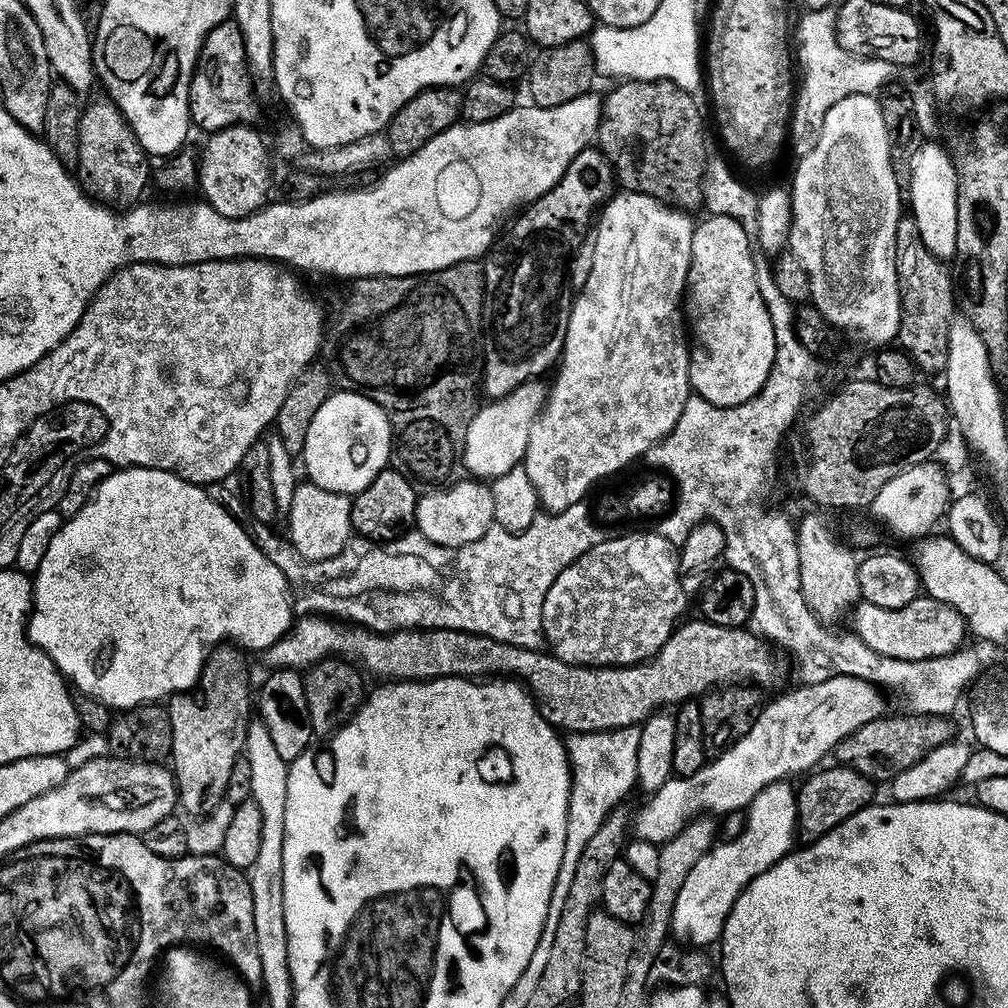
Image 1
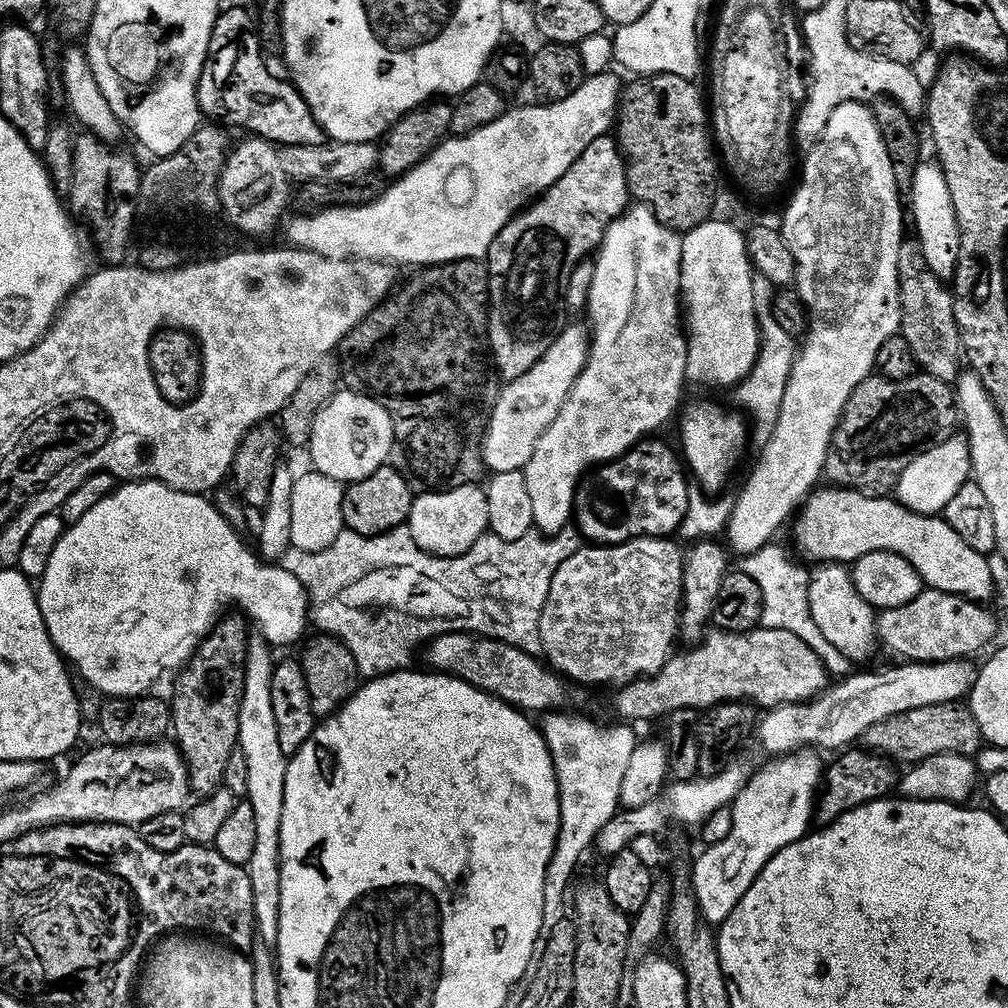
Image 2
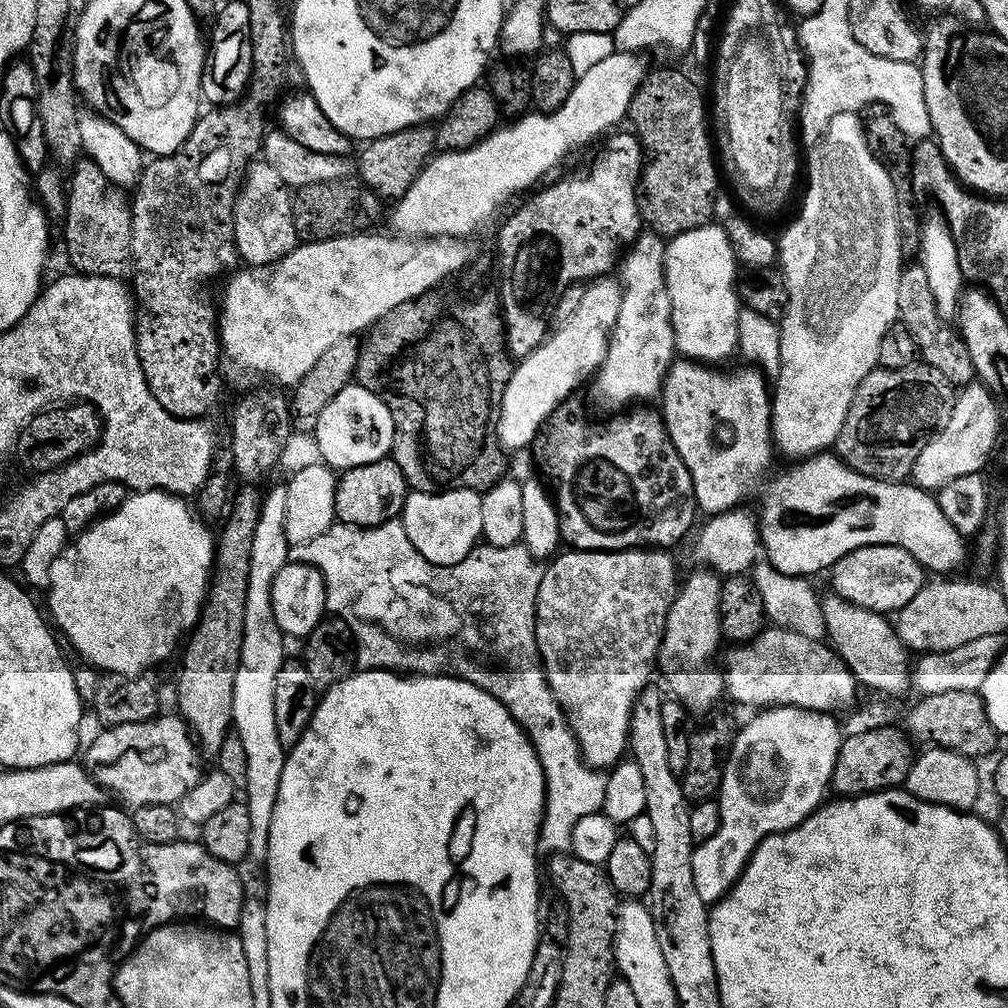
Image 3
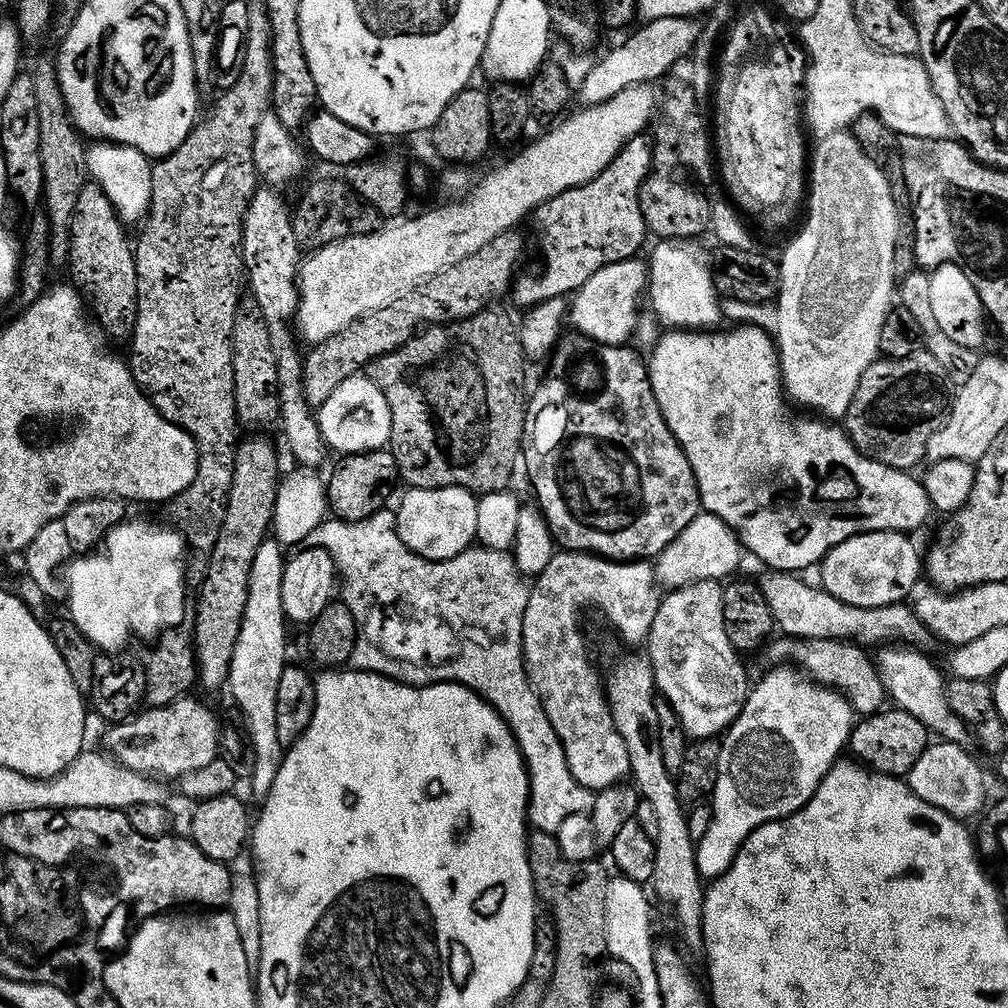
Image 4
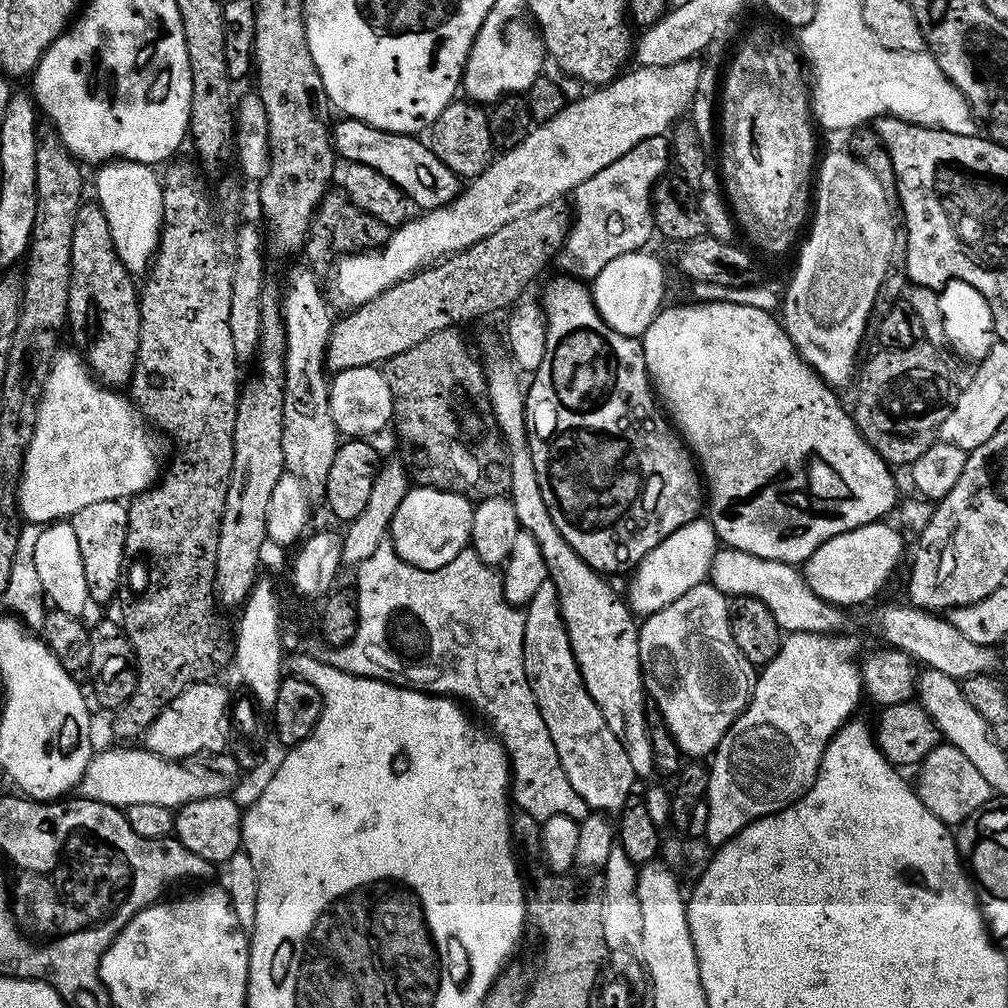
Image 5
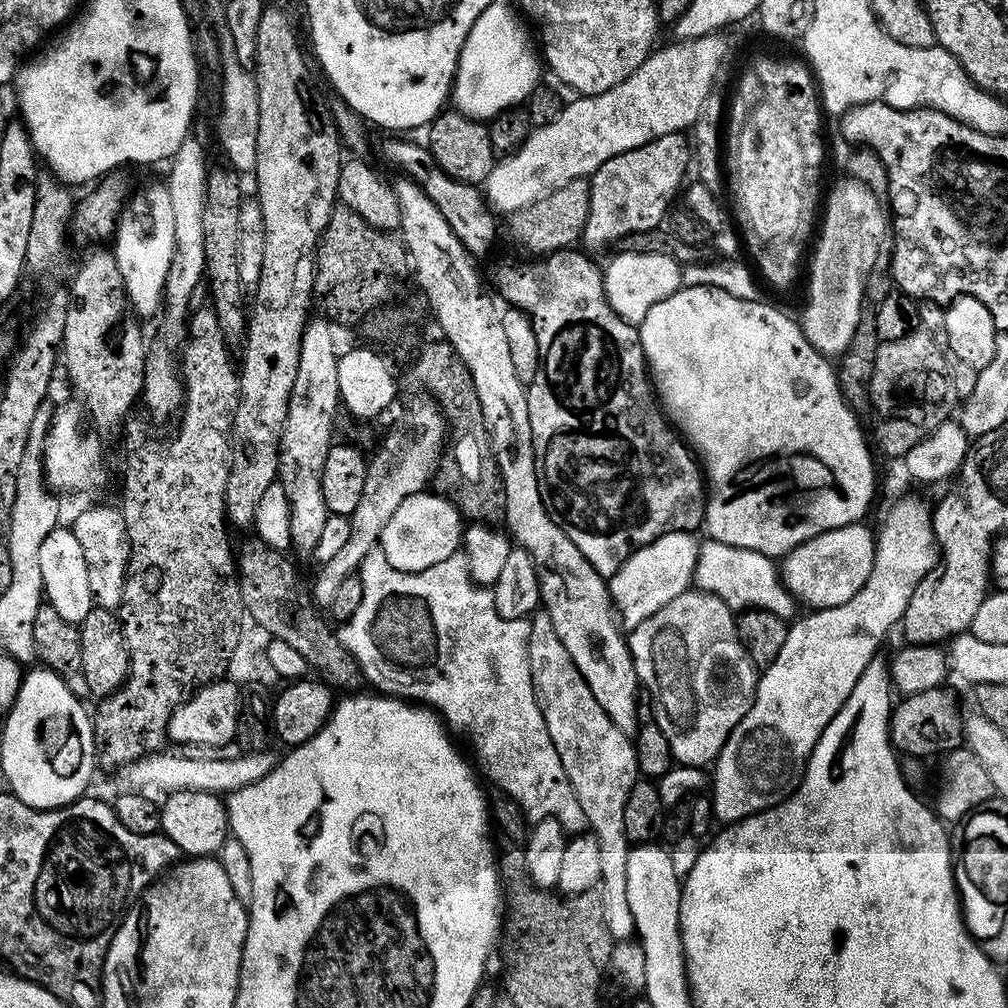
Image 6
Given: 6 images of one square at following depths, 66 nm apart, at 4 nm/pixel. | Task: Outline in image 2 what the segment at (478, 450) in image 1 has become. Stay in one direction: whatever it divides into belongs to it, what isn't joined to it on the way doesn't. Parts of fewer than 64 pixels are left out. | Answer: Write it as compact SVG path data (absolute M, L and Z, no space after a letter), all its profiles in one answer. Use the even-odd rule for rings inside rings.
M561 327L555 342L518 378L507 381L504 389L495 393L487 421L482 429L482 455L485 469L492 472L521 470L534 454L538 438L558 414L576 376L588 360L590 336L580 328ZM500 392L500 393L499 393ZM496 400L496 401L495 401ZM493 402L493 404L492 404Z

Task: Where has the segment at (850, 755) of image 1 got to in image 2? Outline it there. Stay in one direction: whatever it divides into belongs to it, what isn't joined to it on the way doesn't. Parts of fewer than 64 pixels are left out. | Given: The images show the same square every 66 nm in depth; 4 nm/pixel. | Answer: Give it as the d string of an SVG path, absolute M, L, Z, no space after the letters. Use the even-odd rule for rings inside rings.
M960 702L918 706L909 712L899 712L882 722L870 725L862 740L869 749L887 754L893 761L901 765L904 763L904 766L943 752L975 757L982 747L978 722L969 708Z

